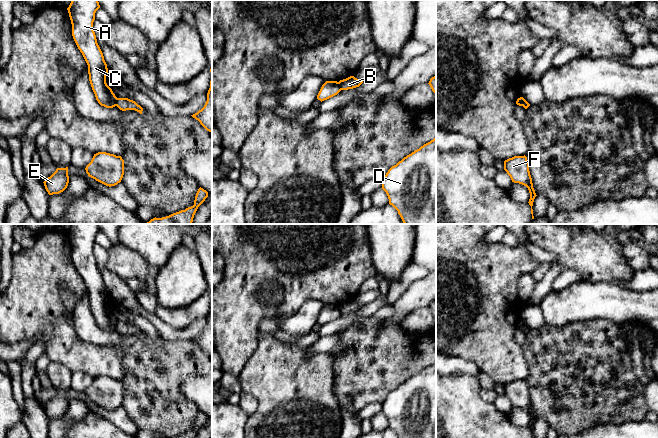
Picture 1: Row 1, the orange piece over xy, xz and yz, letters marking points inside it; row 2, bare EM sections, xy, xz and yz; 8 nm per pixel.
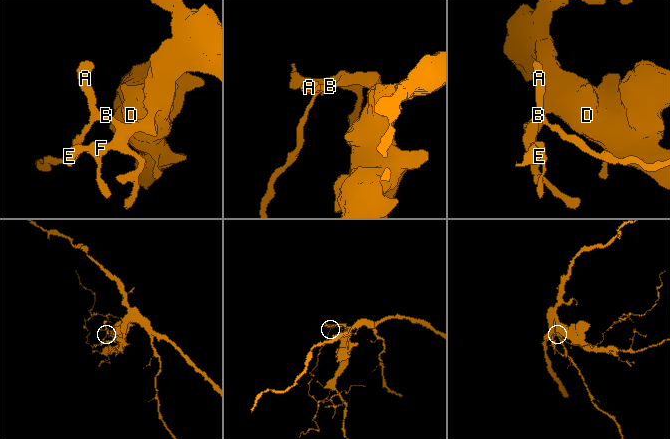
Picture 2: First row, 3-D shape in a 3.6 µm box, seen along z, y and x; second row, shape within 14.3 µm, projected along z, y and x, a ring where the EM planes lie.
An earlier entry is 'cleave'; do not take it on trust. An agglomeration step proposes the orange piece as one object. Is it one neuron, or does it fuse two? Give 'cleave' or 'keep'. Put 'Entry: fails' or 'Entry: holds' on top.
Entry: holds
cleave

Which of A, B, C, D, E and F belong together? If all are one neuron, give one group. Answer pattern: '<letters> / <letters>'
A C / B D E F

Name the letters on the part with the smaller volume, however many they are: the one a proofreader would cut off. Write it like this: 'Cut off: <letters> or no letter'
Cut off: A, C

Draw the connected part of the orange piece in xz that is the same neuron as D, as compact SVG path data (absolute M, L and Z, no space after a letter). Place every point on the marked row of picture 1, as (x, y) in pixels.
M436 137L392 166L382 178L382 189L404 224L436 224Z

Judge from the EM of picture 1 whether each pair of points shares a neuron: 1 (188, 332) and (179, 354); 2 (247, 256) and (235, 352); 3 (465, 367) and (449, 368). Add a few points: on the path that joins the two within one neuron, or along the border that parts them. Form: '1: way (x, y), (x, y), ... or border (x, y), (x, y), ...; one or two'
1: border (162, 337), (167, 340), (190, 340); two
2: way (247, 280), (247, 294), (235, 307), (235, 328); one
3: way (461, 367), (453, 367); one

